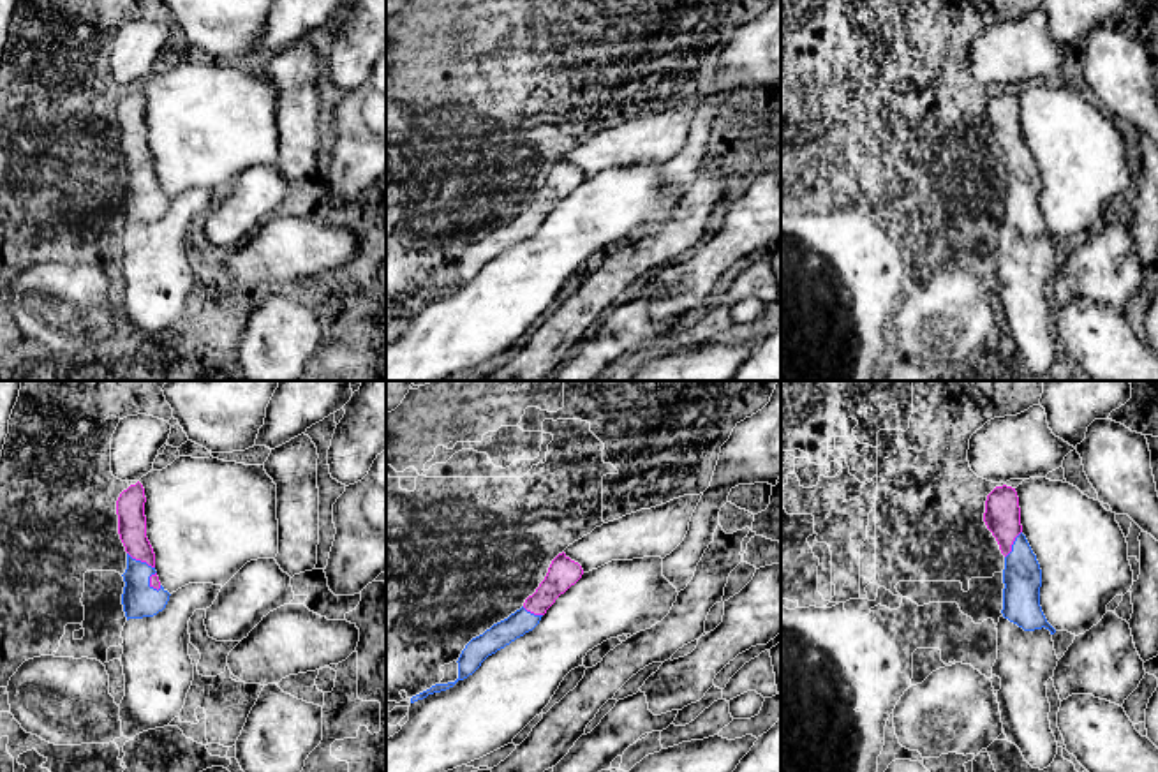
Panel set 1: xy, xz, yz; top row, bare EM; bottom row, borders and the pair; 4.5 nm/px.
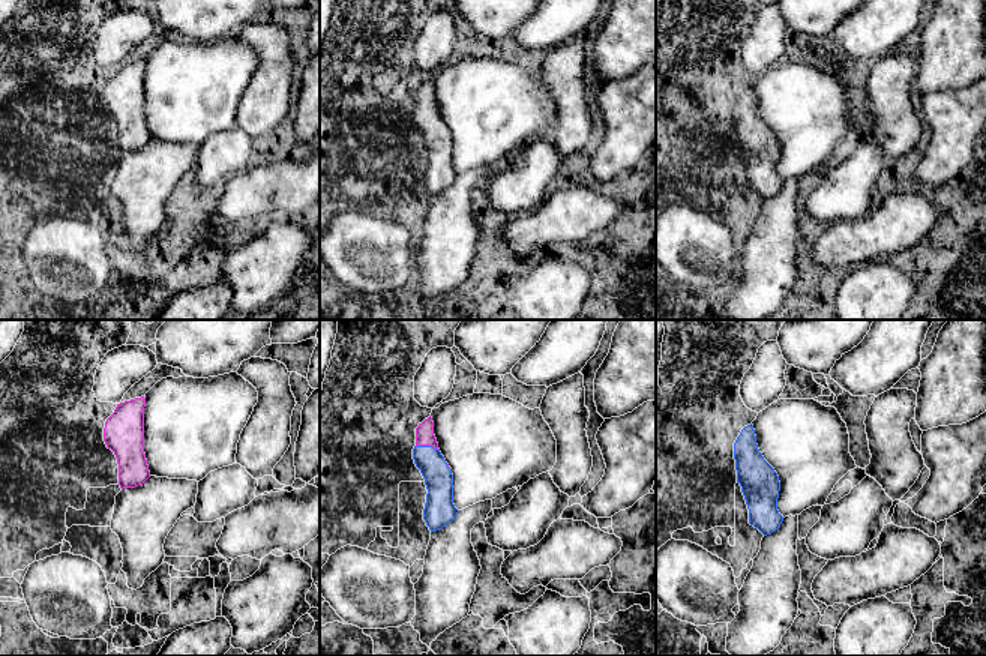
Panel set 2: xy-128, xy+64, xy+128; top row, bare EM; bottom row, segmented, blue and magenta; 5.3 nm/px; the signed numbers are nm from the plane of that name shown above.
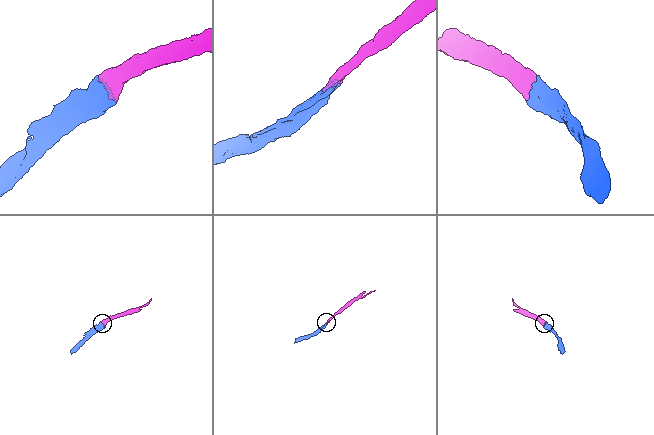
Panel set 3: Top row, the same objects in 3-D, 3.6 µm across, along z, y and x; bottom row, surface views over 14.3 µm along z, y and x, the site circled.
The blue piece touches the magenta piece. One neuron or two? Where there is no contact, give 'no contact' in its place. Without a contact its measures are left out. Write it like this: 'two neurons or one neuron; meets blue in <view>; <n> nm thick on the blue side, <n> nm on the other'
one neuron; meets blue in xy; 160 nm thick on the blue side, 130 nm on the other

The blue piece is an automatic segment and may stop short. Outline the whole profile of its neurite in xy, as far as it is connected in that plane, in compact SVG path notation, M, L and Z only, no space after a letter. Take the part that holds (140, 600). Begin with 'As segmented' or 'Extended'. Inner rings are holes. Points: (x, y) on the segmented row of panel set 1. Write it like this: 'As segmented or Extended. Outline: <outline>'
Extended. Outline: M137 481L123 490L116 501L118 534L127 552L125 587L122 605L127 620L153 617L169 601L155 571L155 553L146 538L145 488Z

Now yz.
Extended. Outline: M996 486L985 501L984 522L1005 555L1003 617L1024 631L1056 629L1040 606L1042 569L1021 525L1021 508L1015 488Z

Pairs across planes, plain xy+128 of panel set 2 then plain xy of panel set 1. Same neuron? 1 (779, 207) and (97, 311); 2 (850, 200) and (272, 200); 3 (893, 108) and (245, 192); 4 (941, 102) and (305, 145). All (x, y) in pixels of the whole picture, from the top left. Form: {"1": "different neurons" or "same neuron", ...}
{"1": "different neurons", "2": "same neuron", "3": "different neurons", "4": "different neurons"}

